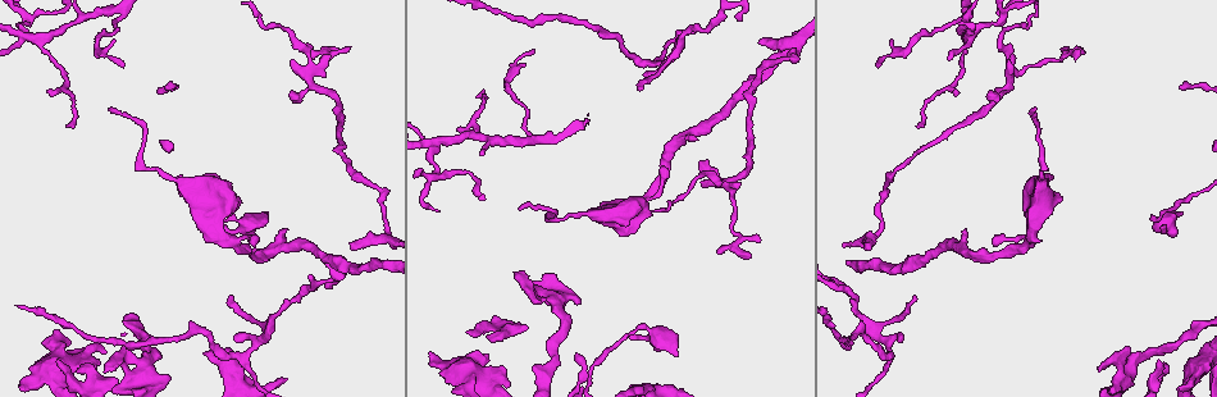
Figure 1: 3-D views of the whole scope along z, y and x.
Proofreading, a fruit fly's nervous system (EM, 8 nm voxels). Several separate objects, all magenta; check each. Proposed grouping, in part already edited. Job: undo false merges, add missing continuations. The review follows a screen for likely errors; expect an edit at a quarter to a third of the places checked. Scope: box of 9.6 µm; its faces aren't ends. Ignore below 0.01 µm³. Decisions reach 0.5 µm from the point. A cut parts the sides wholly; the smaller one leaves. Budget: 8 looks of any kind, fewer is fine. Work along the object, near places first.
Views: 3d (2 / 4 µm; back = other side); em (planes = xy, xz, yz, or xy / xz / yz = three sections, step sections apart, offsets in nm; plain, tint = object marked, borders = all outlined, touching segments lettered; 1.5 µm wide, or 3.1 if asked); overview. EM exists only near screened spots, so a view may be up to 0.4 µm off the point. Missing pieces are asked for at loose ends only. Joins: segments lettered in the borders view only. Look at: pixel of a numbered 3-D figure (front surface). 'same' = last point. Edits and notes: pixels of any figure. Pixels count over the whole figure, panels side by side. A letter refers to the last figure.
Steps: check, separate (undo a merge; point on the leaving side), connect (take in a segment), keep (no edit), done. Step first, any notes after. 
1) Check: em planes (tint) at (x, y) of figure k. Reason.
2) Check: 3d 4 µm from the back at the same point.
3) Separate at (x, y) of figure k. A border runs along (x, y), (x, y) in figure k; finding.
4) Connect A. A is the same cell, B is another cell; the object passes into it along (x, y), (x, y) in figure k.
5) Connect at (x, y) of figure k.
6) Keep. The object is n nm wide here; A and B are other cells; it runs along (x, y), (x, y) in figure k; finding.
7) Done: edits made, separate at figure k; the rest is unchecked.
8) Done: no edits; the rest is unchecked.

Check: em planes (borders) at (759, 41) of figure 1. Branch stops here.

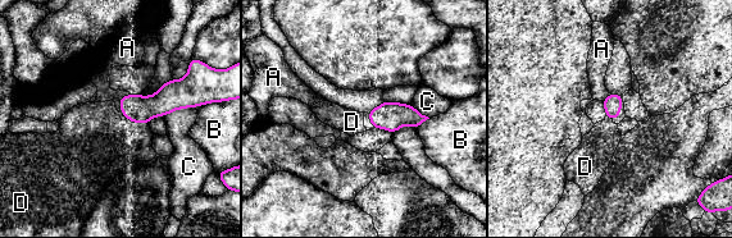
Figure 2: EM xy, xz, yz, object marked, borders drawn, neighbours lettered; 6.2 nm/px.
Connect D. D is the same cell, A, B and C are other cells; the neuron continues.

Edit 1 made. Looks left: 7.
Check: 3d 2 µm at (1009, 62) of figure 1. Branch stops here.

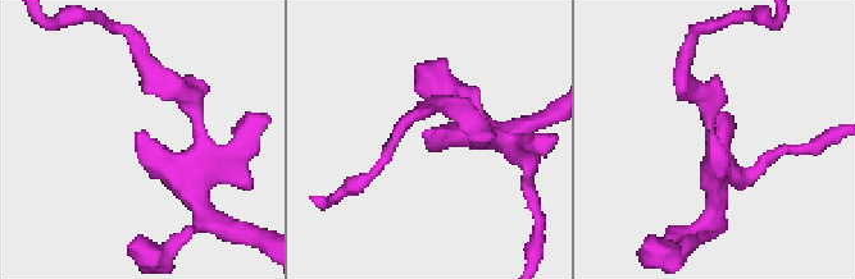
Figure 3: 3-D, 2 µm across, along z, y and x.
Check: em planes (borders) at (139, 134) of figure 3.

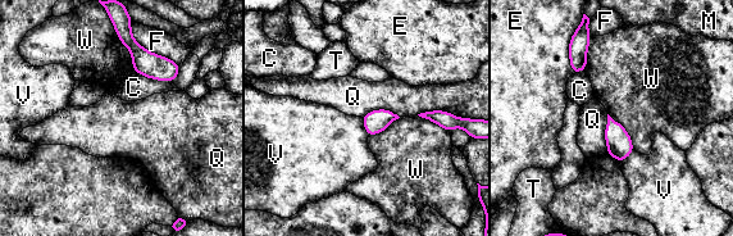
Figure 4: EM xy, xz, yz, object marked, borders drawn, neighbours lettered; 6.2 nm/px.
Keep. The longest contact is with F, 360 nm; C, E, F, M, Q, T, V and W are other cells; no lettered segment goes on from it.

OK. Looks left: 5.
Check: em planes (borders) at (105, 371) of figure 1. Branch stops here.

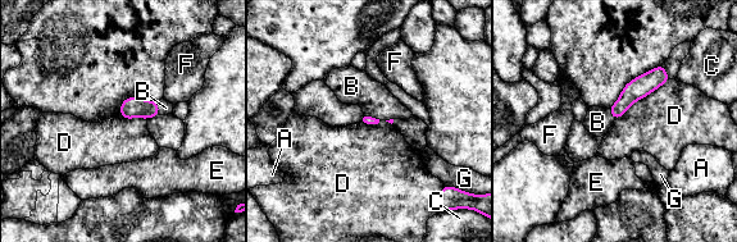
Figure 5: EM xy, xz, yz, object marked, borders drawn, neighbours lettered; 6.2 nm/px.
Connect B. B is the same cell, A, C, D, E, F and G are other cells; it goes on there.

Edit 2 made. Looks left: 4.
Done: edits made, connect at figure 2, connect at figure 5; the rest is unchecked.

